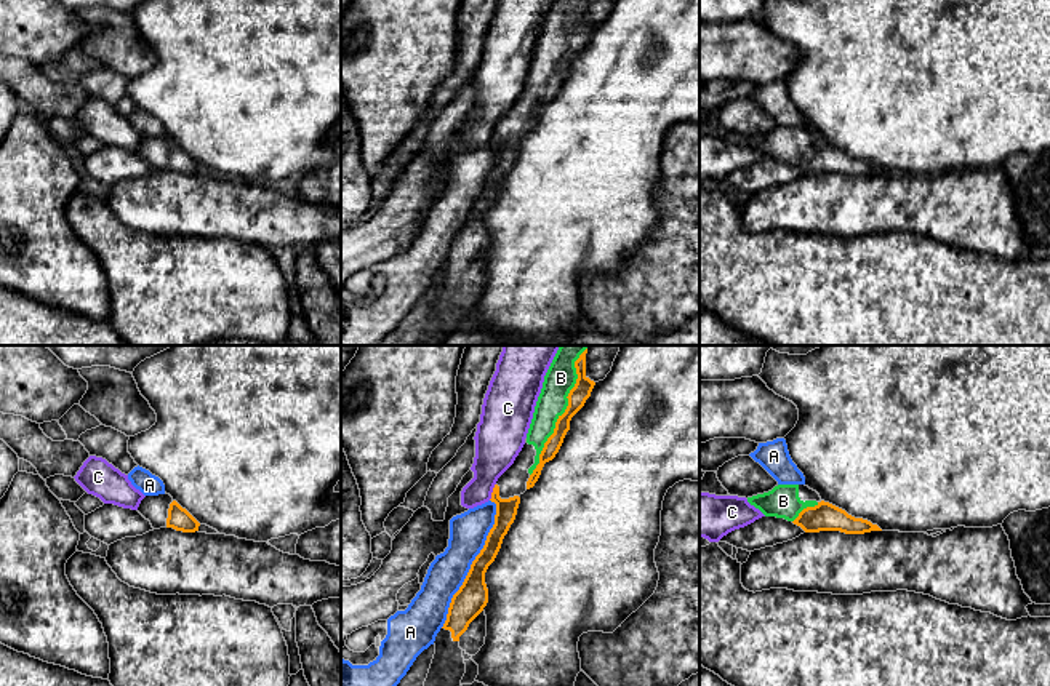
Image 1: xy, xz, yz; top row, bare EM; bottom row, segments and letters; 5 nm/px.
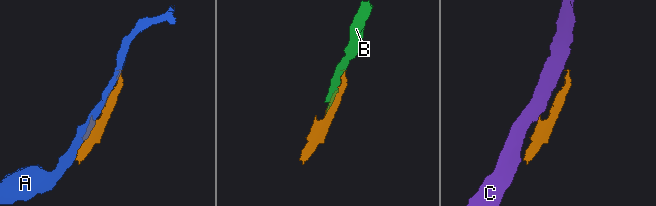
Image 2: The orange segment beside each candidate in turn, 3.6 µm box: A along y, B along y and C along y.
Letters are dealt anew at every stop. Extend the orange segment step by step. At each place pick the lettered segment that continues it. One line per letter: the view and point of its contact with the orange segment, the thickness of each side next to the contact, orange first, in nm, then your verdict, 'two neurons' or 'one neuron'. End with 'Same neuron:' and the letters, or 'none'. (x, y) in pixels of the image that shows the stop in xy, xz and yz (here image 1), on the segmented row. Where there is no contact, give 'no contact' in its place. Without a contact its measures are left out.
A: xz (472, 563) | 160/190 nm | two neurons
B: xz (565, 411) | 90/160 nm | one neuron
C: xz (493, 491) | 110/240 nm | two neurons
Same neuron: B

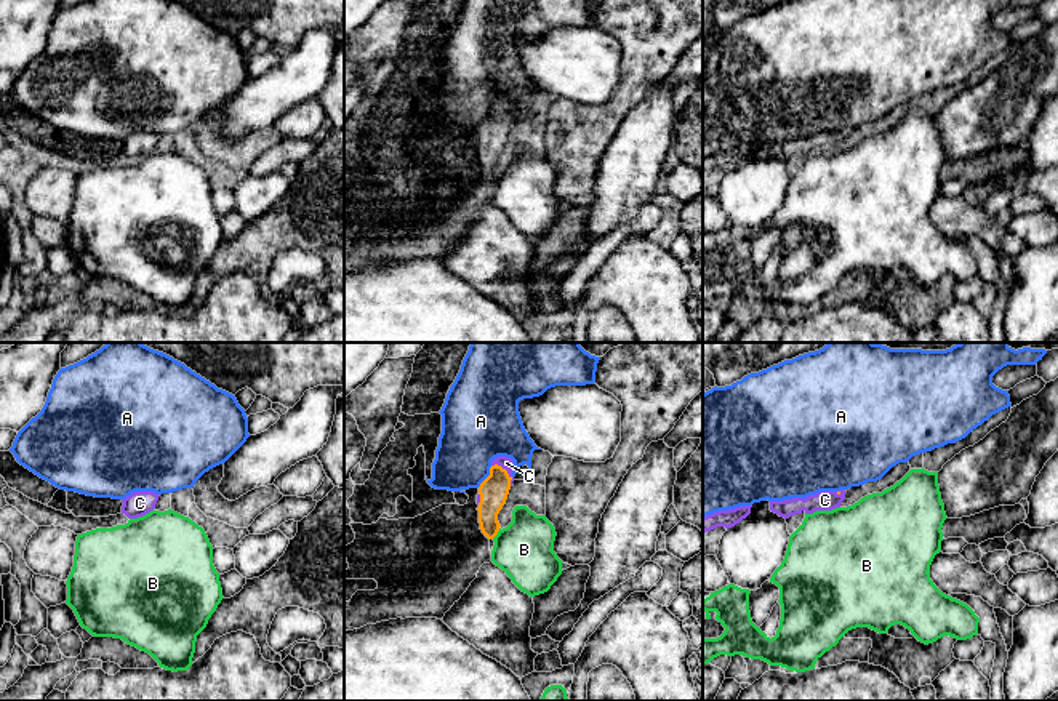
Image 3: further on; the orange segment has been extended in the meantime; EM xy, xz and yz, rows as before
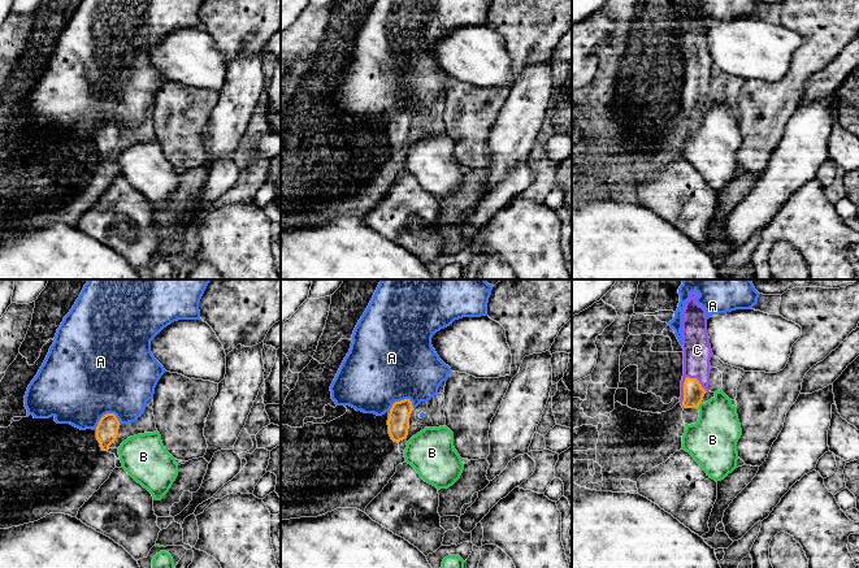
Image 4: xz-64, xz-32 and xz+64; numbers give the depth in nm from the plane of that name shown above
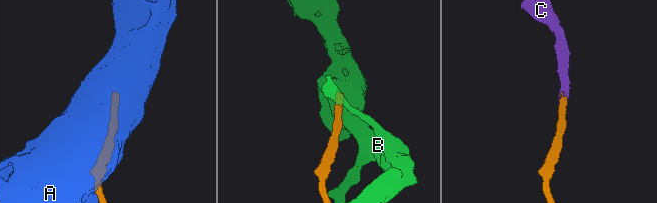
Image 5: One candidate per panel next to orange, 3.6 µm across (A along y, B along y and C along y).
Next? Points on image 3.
A: xz (487, 477) | 150/340 nm | two neurons
B: xz (496, 533) | 150/300 nm | two neurons
C: xz (506, 471) | 150/60 nm | one neuron
Same neuron: C

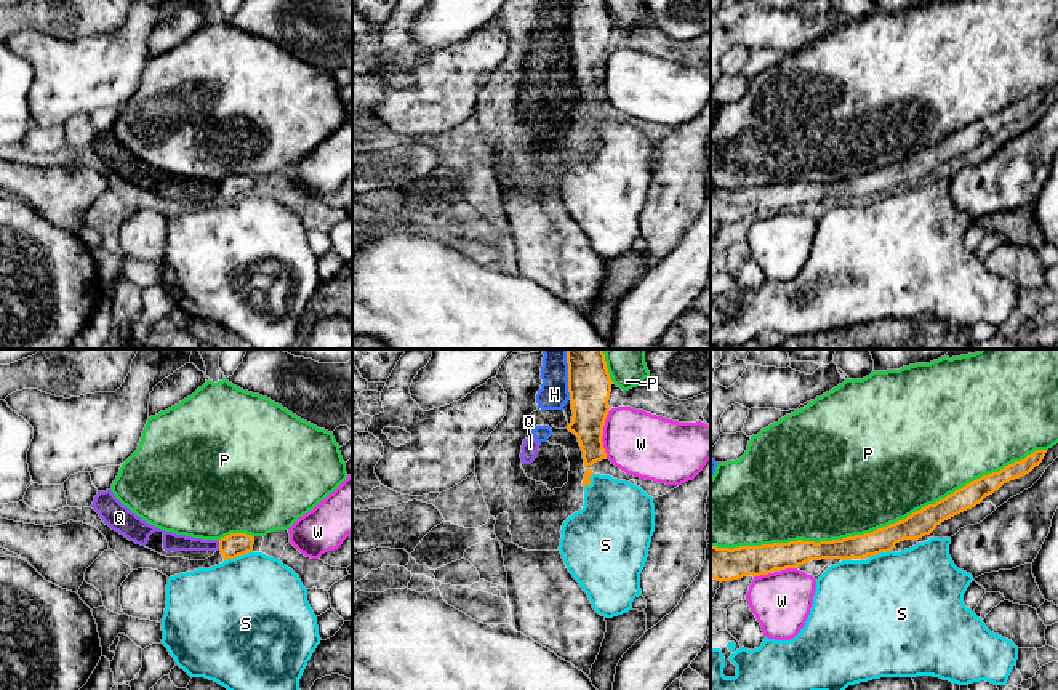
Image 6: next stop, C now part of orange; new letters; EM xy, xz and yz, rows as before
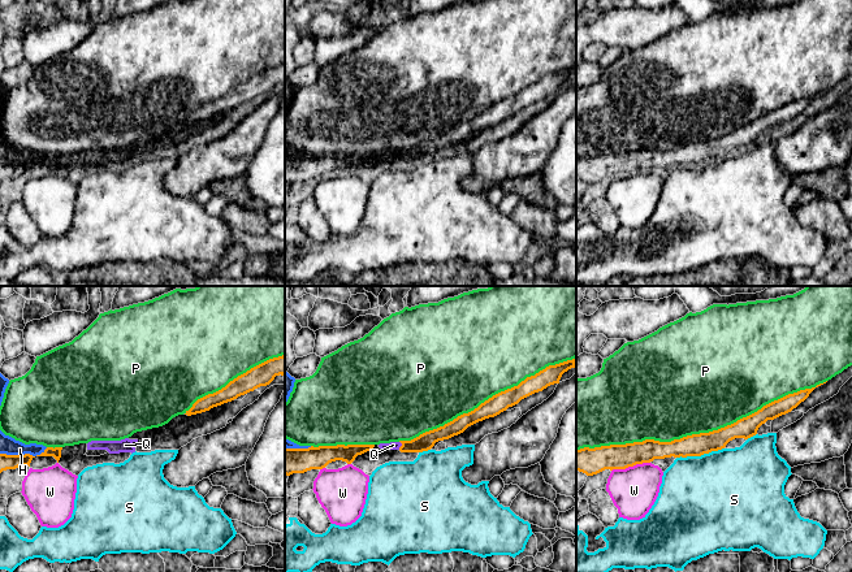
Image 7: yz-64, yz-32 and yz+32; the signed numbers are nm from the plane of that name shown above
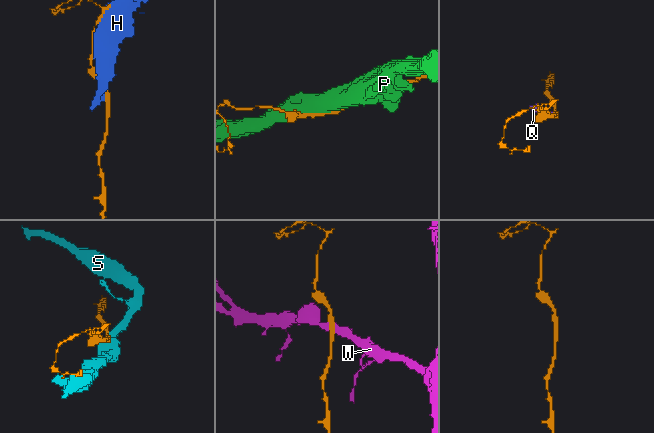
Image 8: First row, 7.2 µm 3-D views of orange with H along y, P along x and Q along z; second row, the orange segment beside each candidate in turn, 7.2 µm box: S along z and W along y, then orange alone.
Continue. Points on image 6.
H: xz (569, 373) | 220/150 nm | two neurons
P: yz (877, 529) | 130/500 nm | two neurons
Q: xy (220, 546) | 120/90 nm | two neurons
S: xy (237, 556) | 120/500 nm | two neurons
W: xz (602, 434) | 220/320 nm | two neurons
Same neuron: none

